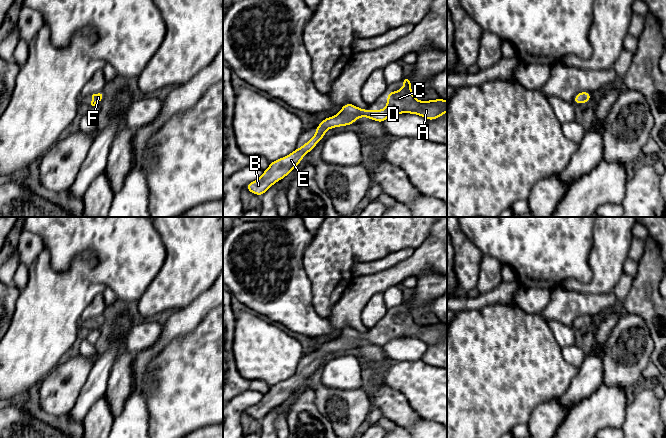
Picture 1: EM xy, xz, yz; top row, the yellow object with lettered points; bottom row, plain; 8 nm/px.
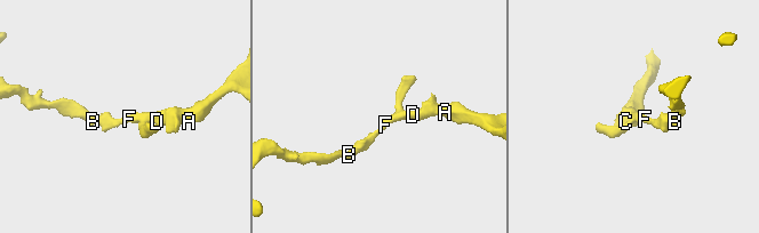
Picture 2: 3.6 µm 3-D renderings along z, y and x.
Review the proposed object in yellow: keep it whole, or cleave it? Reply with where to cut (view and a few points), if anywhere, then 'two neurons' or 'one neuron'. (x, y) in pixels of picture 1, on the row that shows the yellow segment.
no cut | one neuron

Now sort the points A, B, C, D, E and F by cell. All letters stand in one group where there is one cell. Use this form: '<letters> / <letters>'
A B C D E F

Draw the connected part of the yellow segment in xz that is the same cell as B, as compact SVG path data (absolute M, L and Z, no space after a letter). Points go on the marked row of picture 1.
M408 79L403 82L401 90L387 93L387 106L383 110L366 110L346 103L341 107L340 113L333 117L327 117L317 126L314 137L300 148L297 148L289 155L279 158L270 163L263 171L262 176L245 186L249 192L262 196L272 185L290 174L320 140L324 139L325 131L339 126L354 124L360 117L367 117L371 120L383 123L394 114L418 114L426 120L436 120L447 112L447 101L438 98L437 100L419 101L411 90L411 83Z

